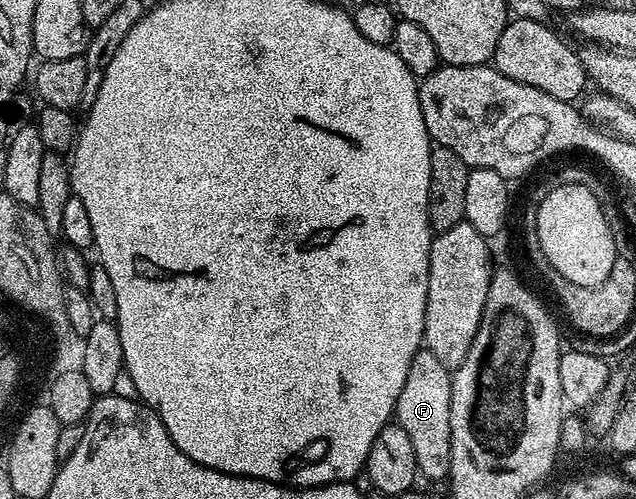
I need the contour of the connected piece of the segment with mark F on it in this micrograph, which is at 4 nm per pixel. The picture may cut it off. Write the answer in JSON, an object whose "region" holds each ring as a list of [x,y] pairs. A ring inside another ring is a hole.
{"region":[[[420,349],[412,356],[412,365],[408,368],[408,376],[404,380],[404,388],[400,391],[400,400],[396,400],[394,418],[404,432],[408,432],[408,440],[412,444],[412,452],[416,452],[416,464],[419,475],[430,482],[449,479],[450,461],[452,460],[452,420],[450,405],[452,404],[452,371],[444,368],[436,356],[428,349]]]}

